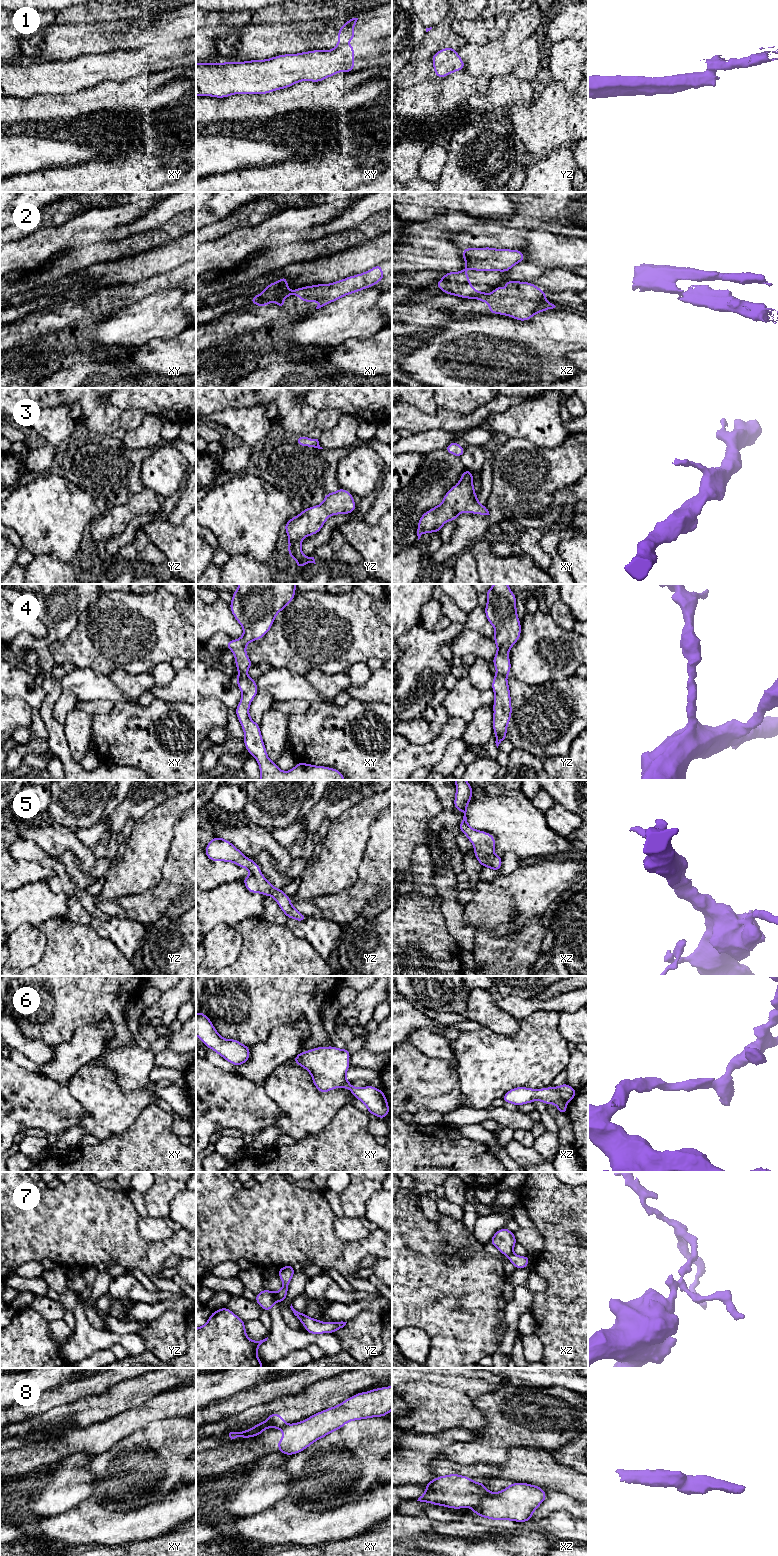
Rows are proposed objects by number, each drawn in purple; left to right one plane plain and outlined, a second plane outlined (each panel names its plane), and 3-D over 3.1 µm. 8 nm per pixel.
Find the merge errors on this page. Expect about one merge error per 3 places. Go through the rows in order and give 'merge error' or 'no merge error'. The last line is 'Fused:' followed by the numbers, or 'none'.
1: merge error
2: merge error
3: no merge error
4: no merge error
5: no merge error
6: no merge error
7: merge error
8: merge error
Fused: 1, 2, 7, 8

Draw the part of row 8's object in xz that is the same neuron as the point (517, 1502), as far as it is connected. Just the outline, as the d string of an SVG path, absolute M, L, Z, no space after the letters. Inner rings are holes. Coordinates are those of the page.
M511 1483L500 1492L492 1492L482 1499L481 1505L473 1509L474 1514L490 1520L524 1522L532 1519L534 1511L547 1498L542 1487L528 1483Z

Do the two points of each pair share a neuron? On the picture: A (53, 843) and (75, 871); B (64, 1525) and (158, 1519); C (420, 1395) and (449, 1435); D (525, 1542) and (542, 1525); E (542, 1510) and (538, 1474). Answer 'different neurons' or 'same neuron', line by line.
A: different neurons
B: same neuron
C: different neurons
D: different neurons
E: different neurons

